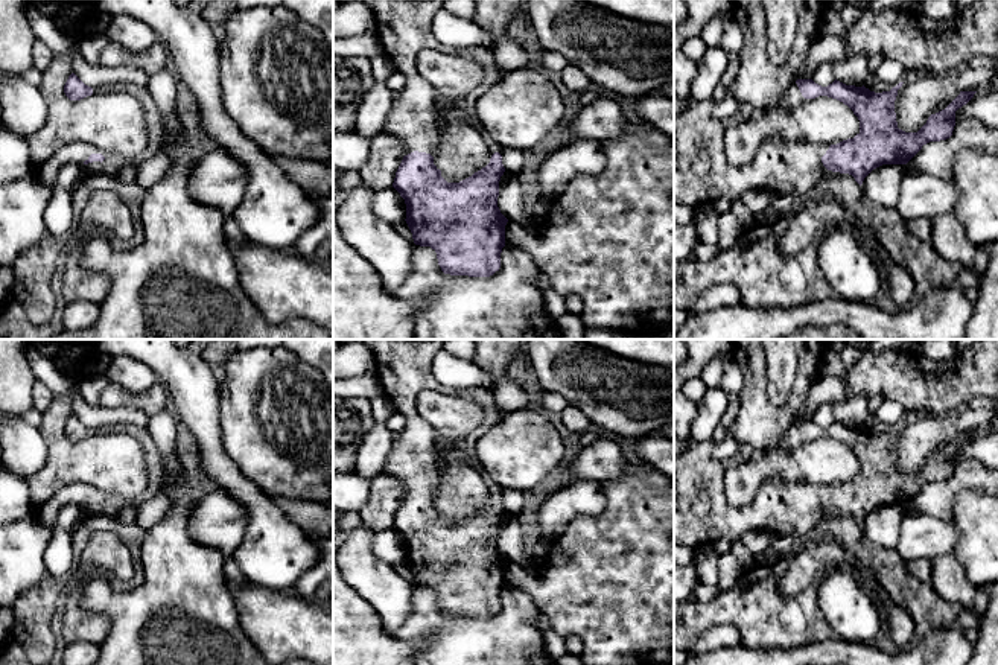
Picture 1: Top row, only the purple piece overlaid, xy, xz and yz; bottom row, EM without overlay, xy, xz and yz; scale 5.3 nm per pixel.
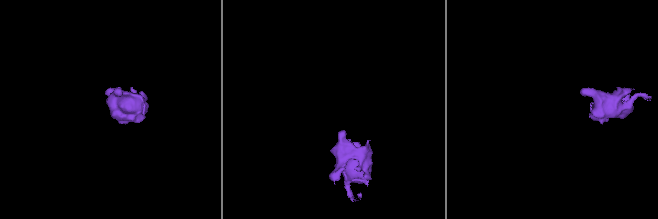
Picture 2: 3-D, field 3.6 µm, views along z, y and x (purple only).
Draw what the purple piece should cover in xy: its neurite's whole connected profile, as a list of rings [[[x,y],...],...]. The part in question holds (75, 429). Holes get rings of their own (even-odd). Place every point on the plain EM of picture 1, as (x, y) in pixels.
[[[72,414],[64,426],[64,434],[70,441],[81,441],[93,435],[93,429],[85,426],[75,414]]]

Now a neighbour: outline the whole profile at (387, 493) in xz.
[[[383,473],[370,479],[368,501],[359,511],[361,522],[373,533],[391,530],[403,498],[402,481]]]

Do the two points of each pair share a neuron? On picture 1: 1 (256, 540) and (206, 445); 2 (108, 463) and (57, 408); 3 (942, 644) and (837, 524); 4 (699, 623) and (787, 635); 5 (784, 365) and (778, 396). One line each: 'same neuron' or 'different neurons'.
1: same neuron
2: same neuron
3: different neurons
4: same neuron
5: same neuron

